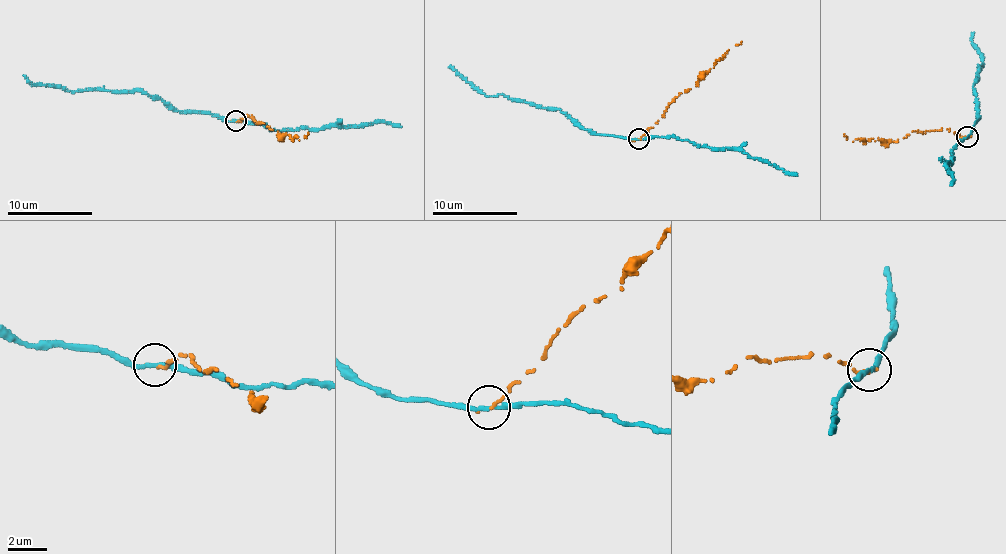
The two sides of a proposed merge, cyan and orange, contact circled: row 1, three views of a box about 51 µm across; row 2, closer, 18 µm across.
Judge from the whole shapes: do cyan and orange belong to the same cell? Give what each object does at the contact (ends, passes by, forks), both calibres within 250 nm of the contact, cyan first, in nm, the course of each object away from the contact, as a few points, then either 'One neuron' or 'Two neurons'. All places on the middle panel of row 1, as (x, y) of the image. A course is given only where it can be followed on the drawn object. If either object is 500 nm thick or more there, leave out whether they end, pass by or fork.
At the ring cyan passes by. At the ring orange ends. Thickness 240 nm (cyan) against 170 nm. Course of cyan: (639, 139), (590, 134), (564, 112), (553, 108), (537, 107), (502, 94), (485, 95), (448, 67). Course of orange: (638, 139), (681, 93), (698, 84), (720, 58), (741, 42). Two neurons

